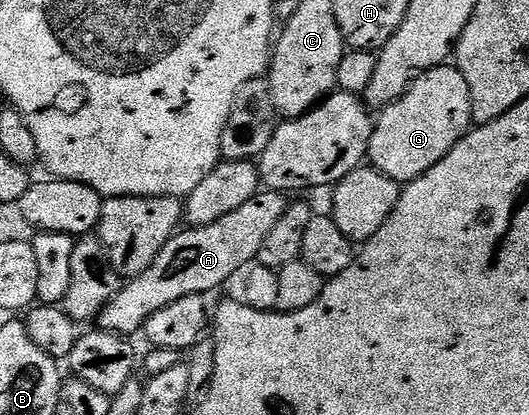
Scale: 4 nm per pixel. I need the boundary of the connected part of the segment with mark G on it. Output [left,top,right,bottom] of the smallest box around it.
[367,65,472,185]

